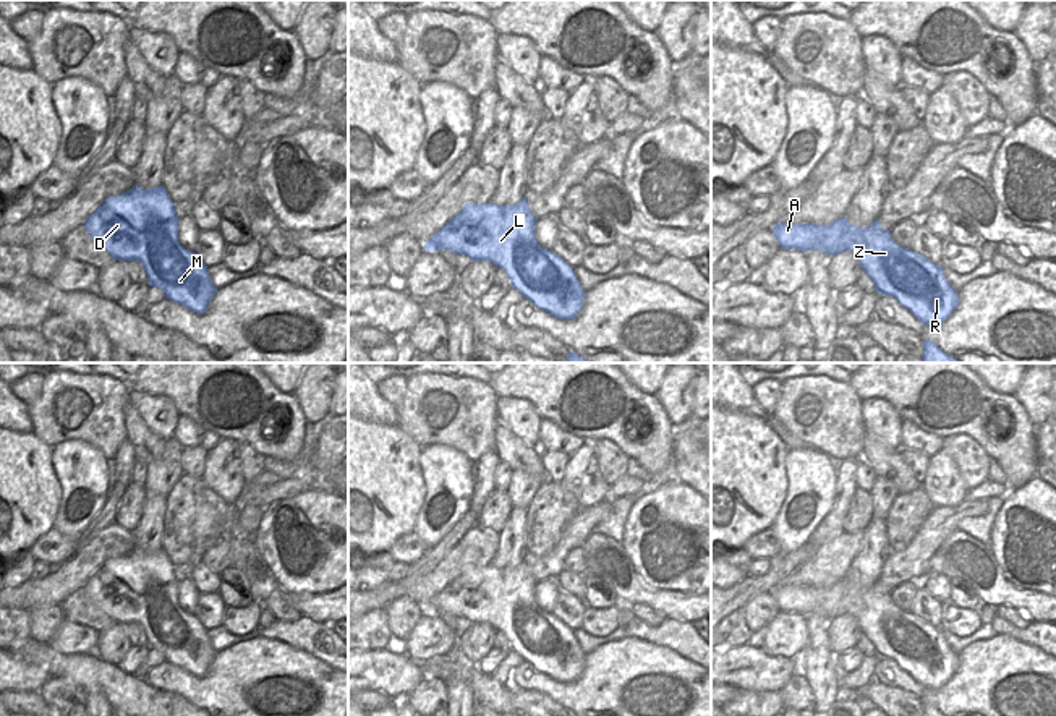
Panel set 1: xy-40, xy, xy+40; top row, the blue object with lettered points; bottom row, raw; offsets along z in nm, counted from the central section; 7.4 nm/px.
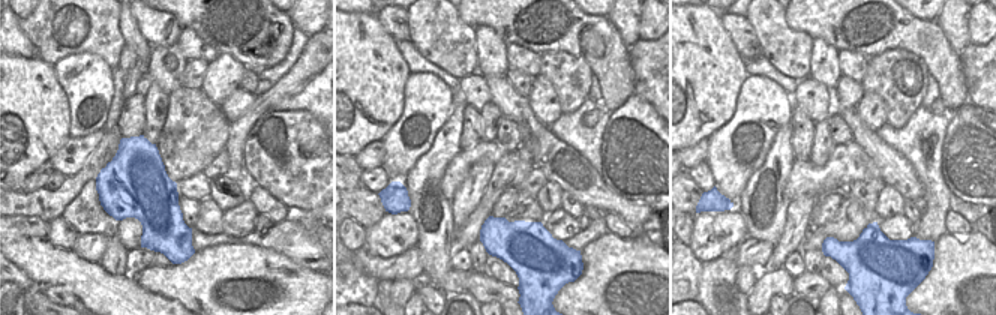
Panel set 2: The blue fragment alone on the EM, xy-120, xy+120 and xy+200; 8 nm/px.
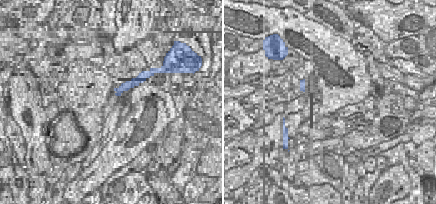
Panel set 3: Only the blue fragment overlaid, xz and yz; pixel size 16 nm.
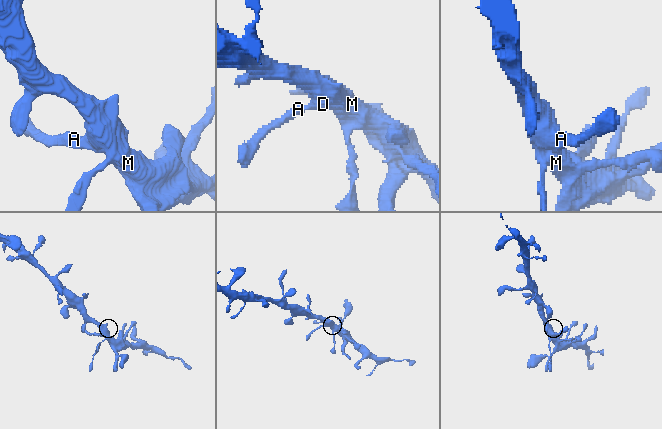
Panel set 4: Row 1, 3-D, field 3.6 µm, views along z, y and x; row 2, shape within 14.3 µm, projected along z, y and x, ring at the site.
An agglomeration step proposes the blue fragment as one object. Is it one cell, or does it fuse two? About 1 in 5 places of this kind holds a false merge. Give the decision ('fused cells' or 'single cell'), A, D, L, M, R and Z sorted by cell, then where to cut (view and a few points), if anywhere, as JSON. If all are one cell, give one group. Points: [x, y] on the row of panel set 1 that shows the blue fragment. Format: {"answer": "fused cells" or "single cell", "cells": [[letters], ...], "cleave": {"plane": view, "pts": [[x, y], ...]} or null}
{"answer": "single cell", "cells": [["A", "D", "L", "M", "R", "Z"]], "cleave": null}

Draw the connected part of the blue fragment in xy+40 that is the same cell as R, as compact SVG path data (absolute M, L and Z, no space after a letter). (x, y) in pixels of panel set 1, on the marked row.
M845 217L828 225L782 220L771 232L781 249L816 249L831 256L854 253L875 290L896 298L928 327L941 326L959 305L957 290L946 280L943 267L899 246L878 219L865 228L852 225Z

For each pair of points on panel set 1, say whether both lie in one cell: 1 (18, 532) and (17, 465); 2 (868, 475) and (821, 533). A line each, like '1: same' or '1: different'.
1: same
2: different

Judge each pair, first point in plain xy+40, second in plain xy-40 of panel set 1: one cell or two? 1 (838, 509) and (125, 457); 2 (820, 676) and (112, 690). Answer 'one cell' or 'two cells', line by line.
1: one cell
2: two cells

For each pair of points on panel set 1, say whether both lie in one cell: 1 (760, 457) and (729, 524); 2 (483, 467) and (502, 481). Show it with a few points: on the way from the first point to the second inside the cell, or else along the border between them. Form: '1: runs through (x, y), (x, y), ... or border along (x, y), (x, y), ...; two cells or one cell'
1: runs through (744, 473), (739, 478), (739, 498), (729, 507); one cell
2: border along (499, 460), (494, 486); two cells

